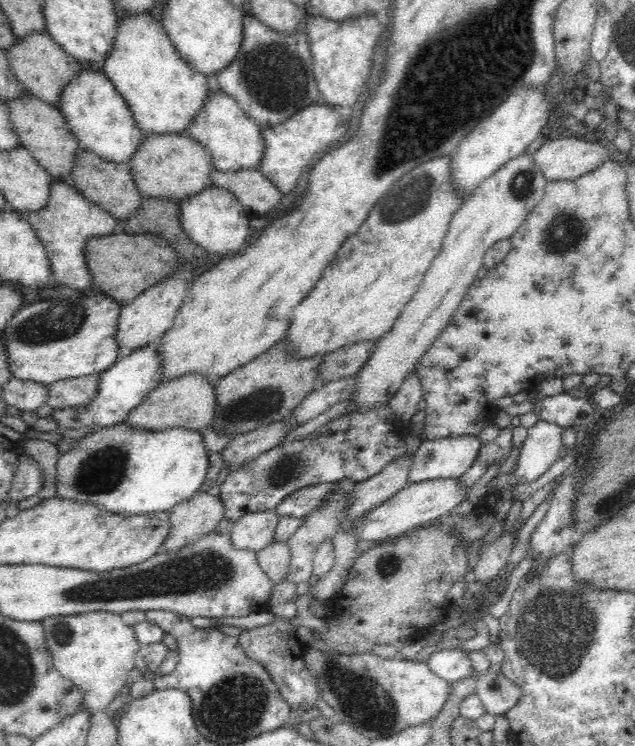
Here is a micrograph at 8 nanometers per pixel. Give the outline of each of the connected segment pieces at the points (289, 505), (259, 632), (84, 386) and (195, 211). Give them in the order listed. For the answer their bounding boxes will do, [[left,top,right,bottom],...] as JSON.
[[274,483,336,518],[237,618,319,710],[46,374,98,410],[180,186,251,258]]

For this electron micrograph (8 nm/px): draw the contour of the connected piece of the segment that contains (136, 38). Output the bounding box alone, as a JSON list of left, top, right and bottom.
[101,13,210,135]

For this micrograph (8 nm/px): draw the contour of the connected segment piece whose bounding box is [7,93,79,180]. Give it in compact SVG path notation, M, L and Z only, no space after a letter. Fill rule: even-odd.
M29 93L24 97L12 99L7 107L9 119L15 131L19 134L21 145L30 151L36 162L46 169L46 172L54 180L59 180L62 174L68 174L69 176L74 166L79 144L68 128L60 109Z

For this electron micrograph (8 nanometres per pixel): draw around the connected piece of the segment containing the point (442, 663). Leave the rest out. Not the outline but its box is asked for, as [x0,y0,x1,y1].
[424,648,474,684]

